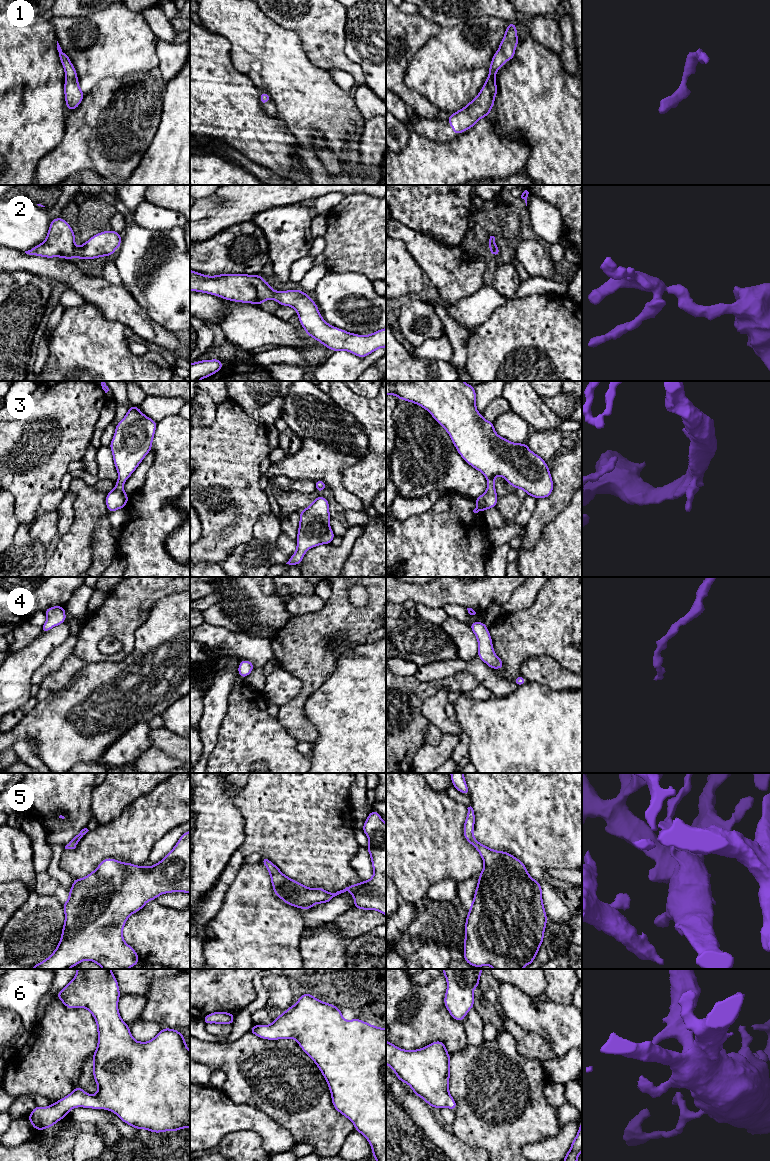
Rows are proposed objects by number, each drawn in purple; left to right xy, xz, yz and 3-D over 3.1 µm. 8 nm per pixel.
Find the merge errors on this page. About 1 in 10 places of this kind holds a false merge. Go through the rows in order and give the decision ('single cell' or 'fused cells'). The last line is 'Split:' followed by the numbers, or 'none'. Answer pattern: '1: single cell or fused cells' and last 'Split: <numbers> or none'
1: single cell
2: single cell
3: single cell
4: single cell
5: single cell
6: single cell
Split: none

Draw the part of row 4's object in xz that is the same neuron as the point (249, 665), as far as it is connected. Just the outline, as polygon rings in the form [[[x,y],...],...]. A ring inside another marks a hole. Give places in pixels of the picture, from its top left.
[[[241,660],[238,667],[239,677],[246,678],[252,672],[253,668],[254,665],[251,661]]]

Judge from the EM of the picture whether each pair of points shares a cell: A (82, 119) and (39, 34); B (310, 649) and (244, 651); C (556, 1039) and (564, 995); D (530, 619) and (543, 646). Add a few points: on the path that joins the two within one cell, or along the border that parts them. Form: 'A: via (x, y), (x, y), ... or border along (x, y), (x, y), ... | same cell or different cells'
A: border along (69, 111), (63, 134) | different cells
B: border along (270, 640), (275, 658) | different cells
C: border along (546, 998), (564, 1004), (571, 1004) | different cells
D: via (537, 626), (543, 632), (543, 639) | same cell

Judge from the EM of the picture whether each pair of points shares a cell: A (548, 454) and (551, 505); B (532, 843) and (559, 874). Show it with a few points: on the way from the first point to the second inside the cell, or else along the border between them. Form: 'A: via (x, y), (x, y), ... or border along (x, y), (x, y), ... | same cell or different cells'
A: border along (563, 450), (551, 460) | different cells
B: border along (571, 869), (548, 869), (545, 871) | different cells

